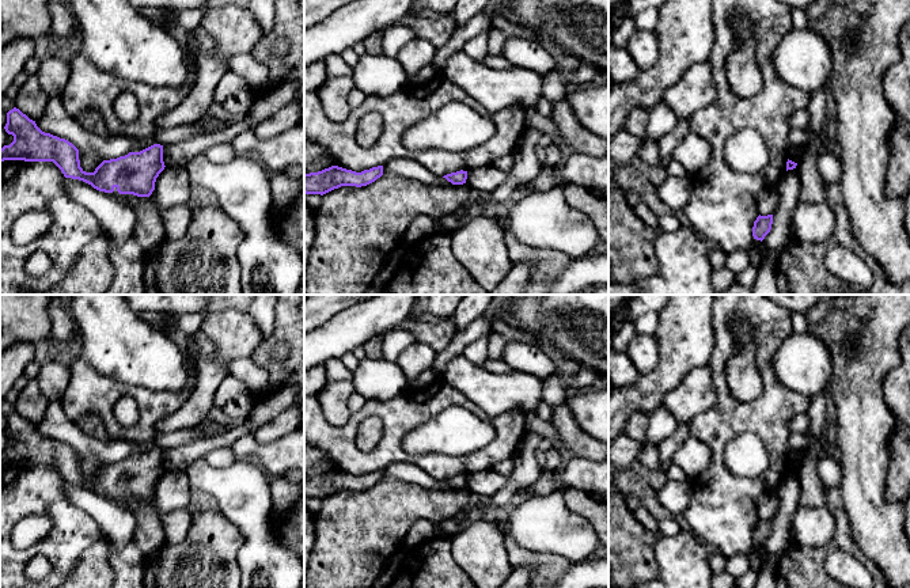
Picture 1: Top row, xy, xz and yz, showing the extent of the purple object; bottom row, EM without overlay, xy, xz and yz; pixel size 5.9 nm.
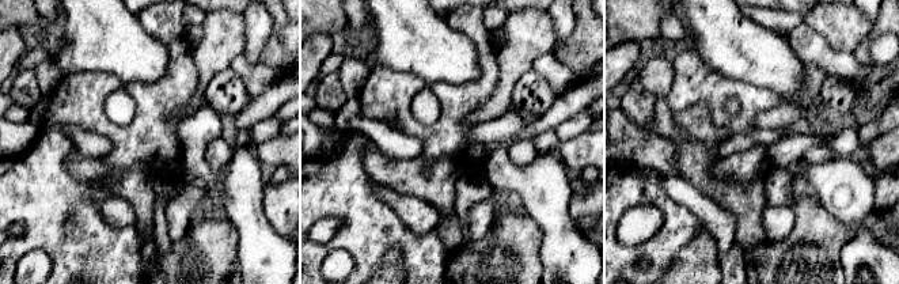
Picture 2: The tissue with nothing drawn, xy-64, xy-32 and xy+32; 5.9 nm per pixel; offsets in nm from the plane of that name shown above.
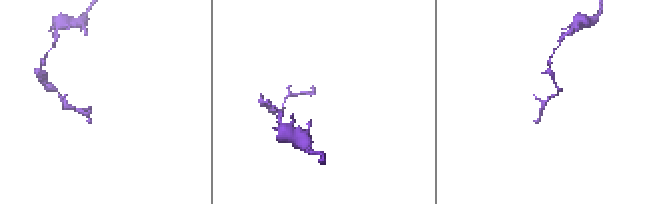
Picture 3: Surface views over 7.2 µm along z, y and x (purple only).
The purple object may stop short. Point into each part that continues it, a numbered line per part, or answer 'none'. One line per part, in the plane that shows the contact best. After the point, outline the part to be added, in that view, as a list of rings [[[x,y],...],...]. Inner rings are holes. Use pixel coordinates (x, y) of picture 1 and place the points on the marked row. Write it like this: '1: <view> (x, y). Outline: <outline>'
none

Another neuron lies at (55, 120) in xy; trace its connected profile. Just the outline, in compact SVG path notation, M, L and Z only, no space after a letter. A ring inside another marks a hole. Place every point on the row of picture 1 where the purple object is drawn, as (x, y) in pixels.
M61 96L49 99L43 114L35 124L42 132L68 140L79 151L92 151L103 160L125 156L134 145L134 140L130 137L101 137L88 132L65 111Z

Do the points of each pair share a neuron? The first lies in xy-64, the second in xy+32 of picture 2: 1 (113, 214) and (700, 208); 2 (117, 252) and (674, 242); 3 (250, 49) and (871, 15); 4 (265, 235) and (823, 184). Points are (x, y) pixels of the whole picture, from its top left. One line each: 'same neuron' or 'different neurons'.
1: same neuron
2: same neuron
3: same neuron
4: same neuron

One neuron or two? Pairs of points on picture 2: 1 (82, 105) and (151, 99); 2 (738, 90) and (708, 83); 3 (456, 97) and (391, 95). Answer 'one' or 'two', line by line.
1: one
2: one
3: one

